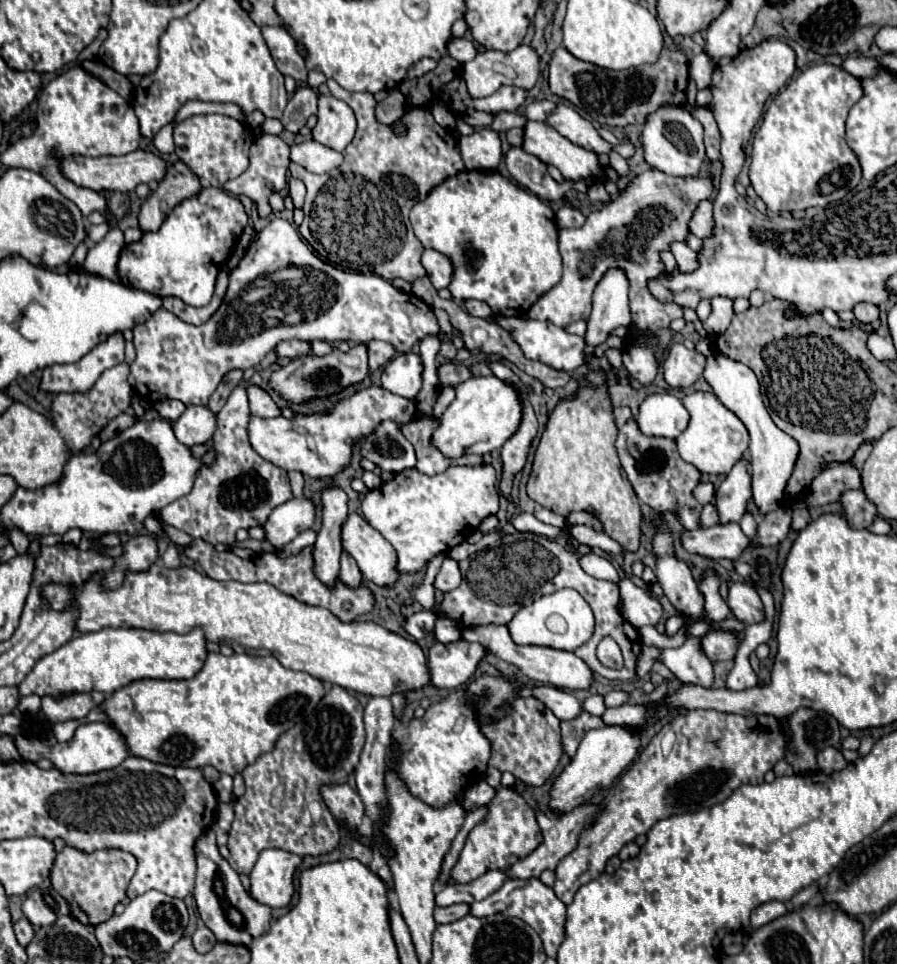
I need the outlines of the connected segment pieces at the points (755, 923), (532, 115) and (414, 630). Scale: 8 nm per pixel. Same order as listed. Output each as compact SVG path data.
M767 902L767 904L761 904L751 914L751 928L757 930L757 928L761 928L761 926L765 926L765 924L769 924L775 918L785 916L785 914L787 914L787 906L783 902Z
M537 100L525 106L525 118L527 120L545 120L553 112L553 102L549 100Z
M423 610L423 612L417 612L413 616L407 616L403 622L403 630L415 640L423 640L429 632L433 632L435 620L437 620L437 616L433 612Z

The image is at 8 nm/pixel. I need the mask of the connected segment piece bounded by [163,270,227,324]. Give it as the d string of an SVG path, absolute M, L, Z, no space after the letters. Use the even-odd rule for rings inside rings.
M221 270L221 274L217 276L217 286L215 286L215 294L211 298L211 302L207 306L201 306L201 308L193 308L193 306L185 306L183 302L163 302L163 308L173 312L177 318L181 318L183 322L189 322L189 324L203 324L207 322L213 312L219 308L223 296L225 296L225 290L227 290L227 272Z

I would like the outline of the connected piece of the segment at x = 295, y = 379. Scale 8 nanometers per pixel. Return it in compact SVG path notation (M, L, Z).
M357 344L349 352L341 352L333 348L327 356L315 356L305 354L301 358L293 358L289 364L275 370L269 378L269 388L279 394L287 404L305 404L313 398L329 398L333 394L339 394L345 386L359 384L367 378L367 346Z

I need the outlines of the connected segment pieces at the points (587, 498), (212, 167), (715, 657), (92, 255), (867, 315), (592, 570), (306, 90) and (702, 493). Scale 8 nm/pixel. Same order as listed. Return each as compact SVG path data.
M589 372L587 386L579 390L579 396L559 402L553 410L535 450L527 494L537 504L563 516L581 510L593 512L603 524L603 532L619 542L623 552L629 554L639 548L641 510L617 456L617 426L603 382L605 372Z
M225 114L191 116L175 126L175 154L193 174L211 186L223 186L227 180L237 178L247 168L247 140L253 140L251 128Z
M729 632L705 634L699 642L701 642L703 654L713 664L735 658L735 652L737 652L737 646L739 646L739 638L735 634L729 634Z
M111 228L101 242L89 248L83 268L91 274L105 274L105 278L117 280L117 258L123 246L123 232L119 228Z
M865 302L857 304L857 306L853 308L853 314L855 314L855 318L857 318L861 324L873 324L873 322L877 322L877 318L879 318L877 306L865 304Z
M593 552L589 554L581 554L579 556L579 564L581 568L593 576L593 578L603 578L603 580L613 580L613 582L619 582L619 574L617 570L611 566L609 560L605 560L603 556L597 556Z
M299 86L297 92L293 94L293 98L289 100L285 114L281 118L281 124L285 130L297 134L309 116L313 116L317 112L317 92L309 86Z
M701 482L693 494L695 494L695 498L697 498L701 504L709 504L709 502L713 502L715 488L713 488L711 482Z

